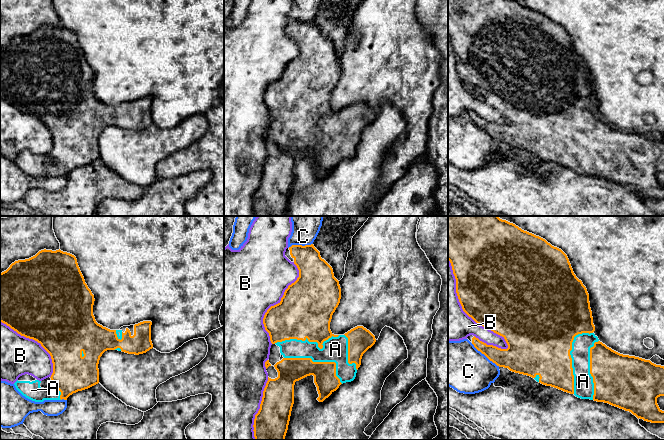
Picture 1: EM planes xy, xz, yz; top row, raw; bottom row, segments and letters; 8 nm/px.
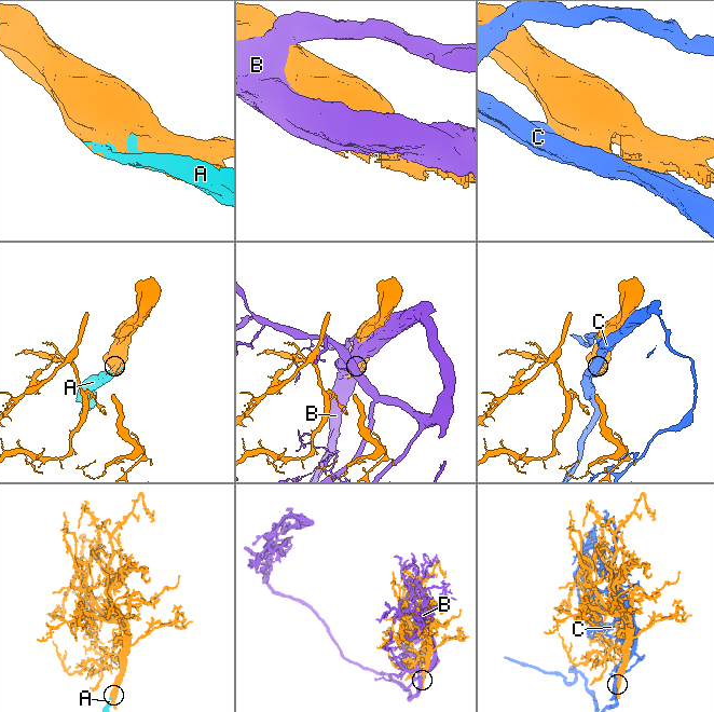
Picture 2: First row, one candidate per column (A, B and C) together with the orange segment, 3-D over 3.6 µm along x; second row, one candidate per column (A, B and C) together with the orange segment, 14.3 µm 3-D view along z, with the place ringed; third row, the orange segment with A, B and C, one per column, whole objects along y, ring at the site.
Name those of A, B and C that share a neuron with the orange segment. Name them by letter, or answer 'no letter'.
A

